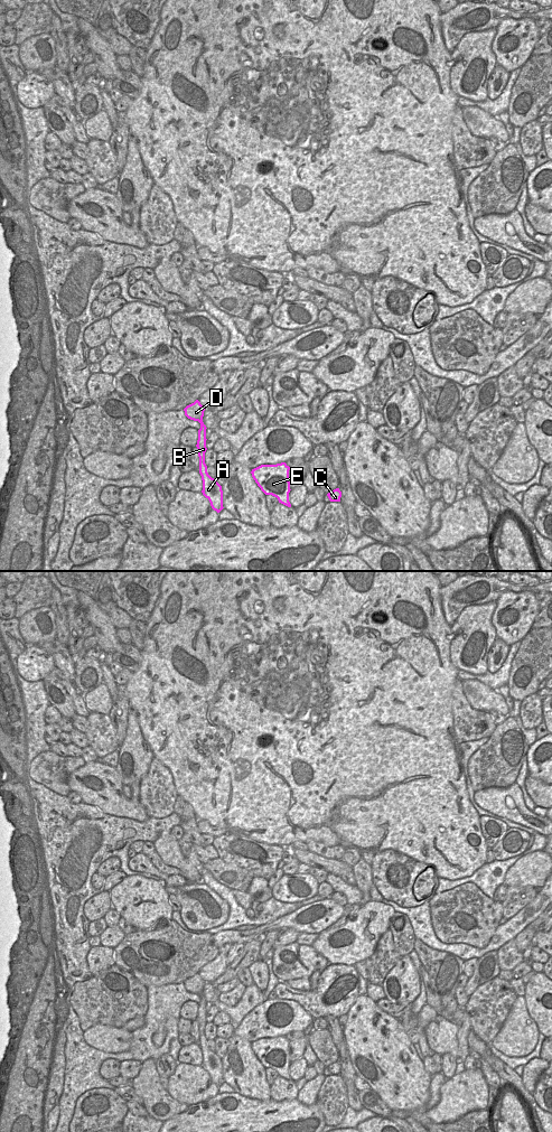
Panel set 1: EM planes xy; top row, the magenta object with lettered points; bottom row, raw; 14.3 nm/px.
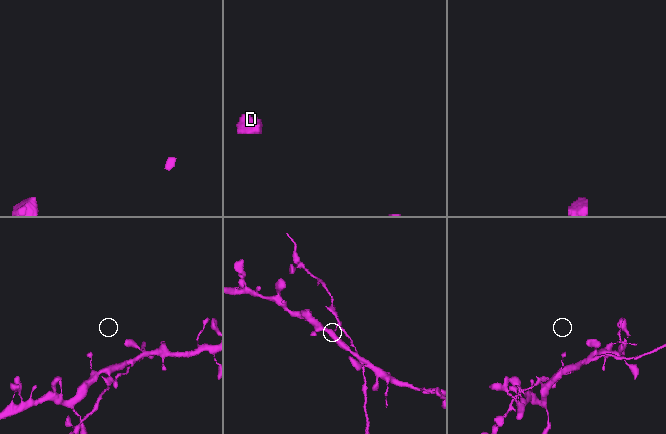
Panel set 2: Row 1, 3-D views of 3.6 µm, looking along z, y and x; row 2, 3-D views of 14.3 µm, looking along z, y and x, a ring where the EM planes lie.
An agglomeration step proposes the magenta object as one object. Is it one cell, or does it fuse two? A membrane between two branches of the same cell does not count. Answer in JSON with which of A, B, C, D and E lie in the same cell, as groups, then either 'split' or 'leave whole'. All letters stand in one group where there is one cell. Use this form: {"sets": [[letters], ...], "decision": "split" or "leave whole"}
{"sets": [["A", "B", "C", "D", "E"]], "decision": "leave whole"}

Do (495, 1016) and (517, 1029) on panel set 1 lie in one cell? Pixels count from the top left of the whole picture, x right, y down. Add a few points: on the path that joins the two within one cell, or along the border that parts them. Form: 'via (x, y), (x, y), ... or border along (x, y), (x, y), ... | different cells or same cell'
border along (516, 998), (501, 1029), (489, 1042) | different cells

